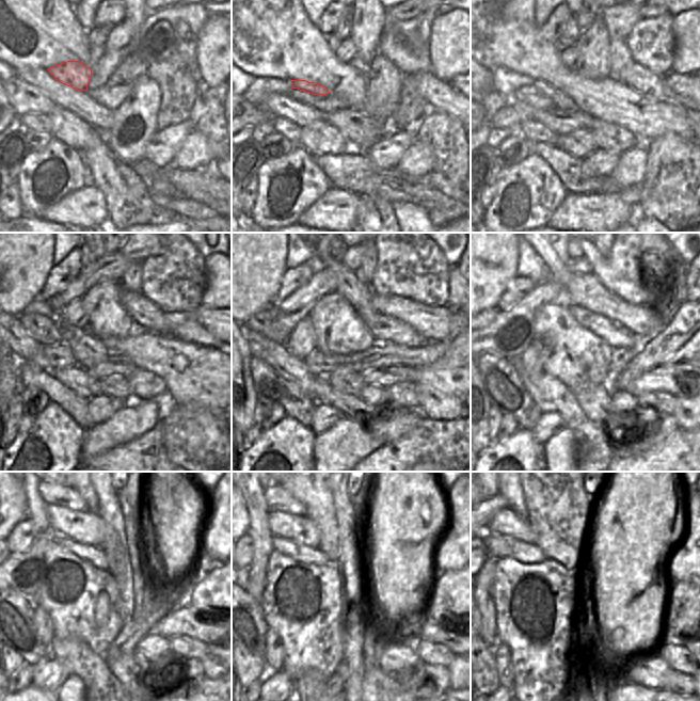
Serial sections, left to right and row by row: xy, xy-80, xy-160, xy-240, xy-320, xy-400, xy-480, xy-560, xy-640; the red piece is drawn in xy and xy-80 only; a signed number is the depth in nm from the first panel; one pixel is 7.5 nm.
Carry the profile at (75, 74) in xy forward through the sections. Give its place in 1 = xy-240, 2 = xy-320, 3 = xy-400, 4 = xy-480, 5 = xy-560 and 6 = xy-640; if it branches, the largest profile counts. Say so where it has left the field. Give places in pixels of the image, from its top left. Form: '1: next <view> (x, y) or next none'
1: next xy-240 (89, 350)
2: next xy-320 (347, 382)
3: next xy-400 (594, 400)
4: next xy-480 (127, 670)
5: next xy-560 (378, 688)
6: next xy-640 (618, 688)

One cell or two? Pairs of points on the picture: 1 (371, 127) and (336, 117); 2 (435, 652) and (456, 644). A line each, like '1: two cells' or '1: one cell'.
1: one cell
2: two cells

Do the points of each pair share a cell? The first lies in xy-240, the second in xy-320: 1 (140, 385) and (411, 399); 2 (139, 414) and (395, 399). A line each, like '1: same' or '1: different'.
1: same
2: different

